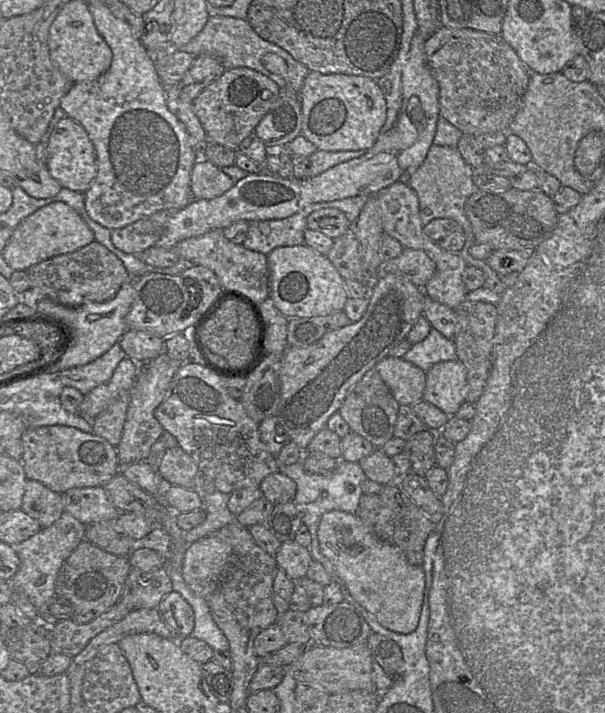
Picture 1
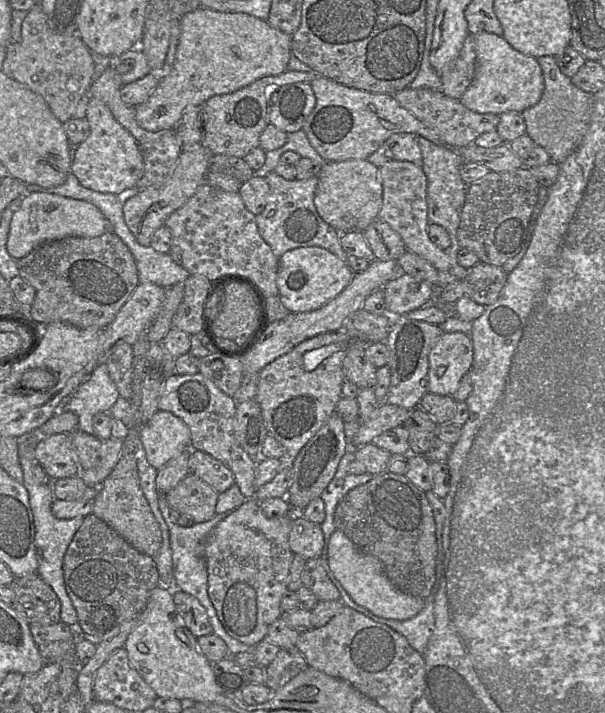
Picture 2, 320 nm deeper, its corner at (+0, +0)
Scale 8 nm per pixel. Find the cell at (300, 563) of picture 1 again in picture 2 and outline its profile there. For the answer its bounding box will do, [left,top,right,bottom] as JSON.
[289,515,324,560]

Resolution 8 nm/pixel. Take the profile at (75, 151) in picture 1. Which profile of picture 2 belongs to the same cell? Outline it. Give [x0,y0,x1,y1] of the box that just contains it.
[70,98,144,196]

